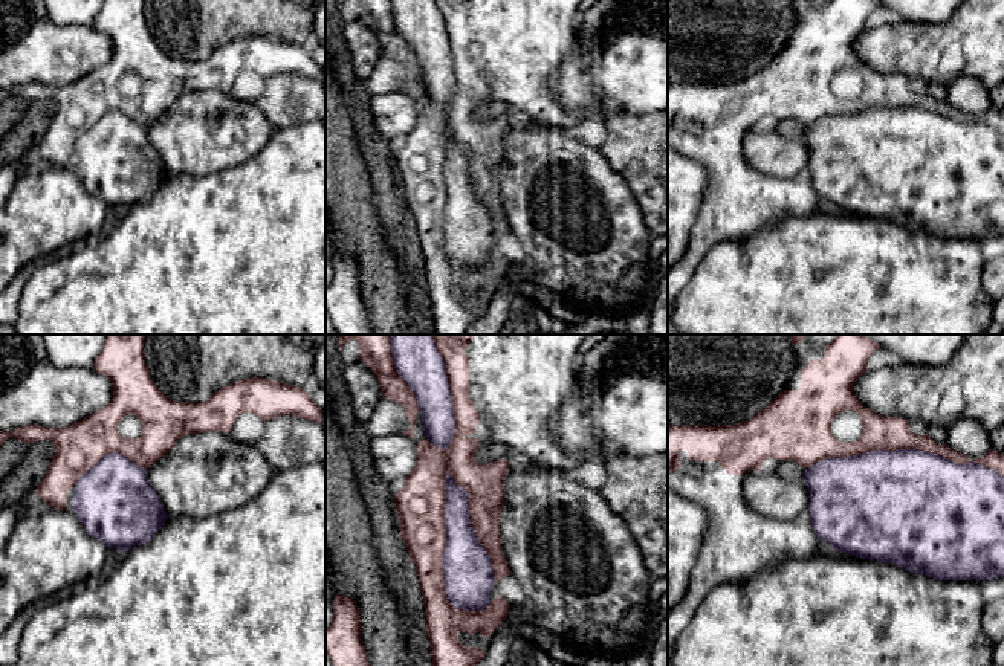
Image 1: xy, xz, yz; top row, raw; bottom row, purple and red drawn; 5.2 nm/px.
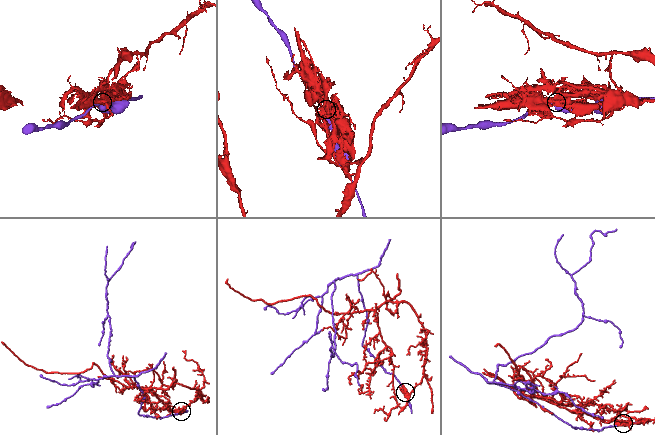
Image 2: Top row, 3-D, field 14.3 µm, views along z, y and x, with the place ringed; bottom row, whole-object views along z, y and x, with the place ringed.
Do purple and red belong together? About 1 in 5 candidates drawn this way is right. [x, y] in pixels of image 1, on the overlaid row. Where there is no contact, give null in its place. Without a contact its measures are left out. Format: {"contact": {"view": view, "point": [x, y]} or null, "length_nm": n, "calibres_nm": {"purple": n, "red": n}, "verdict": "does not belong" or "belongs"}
{"contact": {"view": "xz", "point": [443, 553]}, "length_nm": 750, "calibres_nm": {"purple": 260, "red": 240}, "verdict": "does not belong"}

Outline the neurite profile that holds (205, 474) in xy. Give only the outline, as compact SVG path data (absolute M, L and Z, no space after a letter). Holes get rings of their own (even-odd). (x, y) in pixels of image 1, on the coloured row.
M220 431L183 435L147 469L147 478L168 518L208 518L243 506L270 481L275 469L254 445L237 443Z

